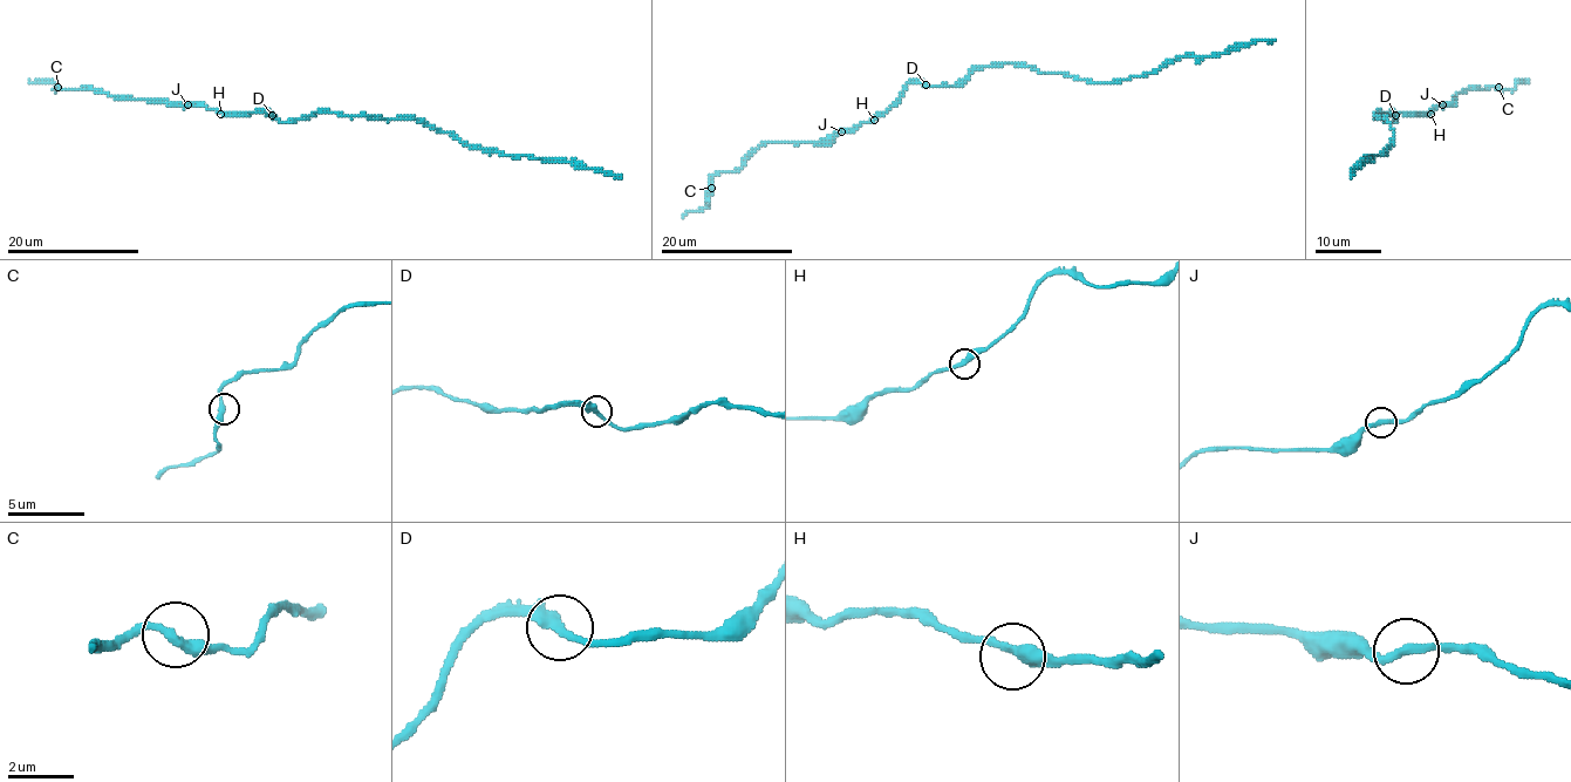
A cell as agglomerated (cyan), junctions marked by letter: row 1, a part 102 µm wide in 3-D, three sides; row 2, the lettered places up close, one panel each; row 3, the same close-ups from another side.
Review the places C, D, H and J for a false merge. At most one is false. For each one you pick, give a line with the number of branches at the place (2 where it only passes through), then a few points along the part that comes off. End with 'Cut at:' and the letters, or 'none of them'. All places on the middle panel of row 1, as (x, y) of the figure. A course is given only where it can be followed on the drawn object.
Cut at: none of them

